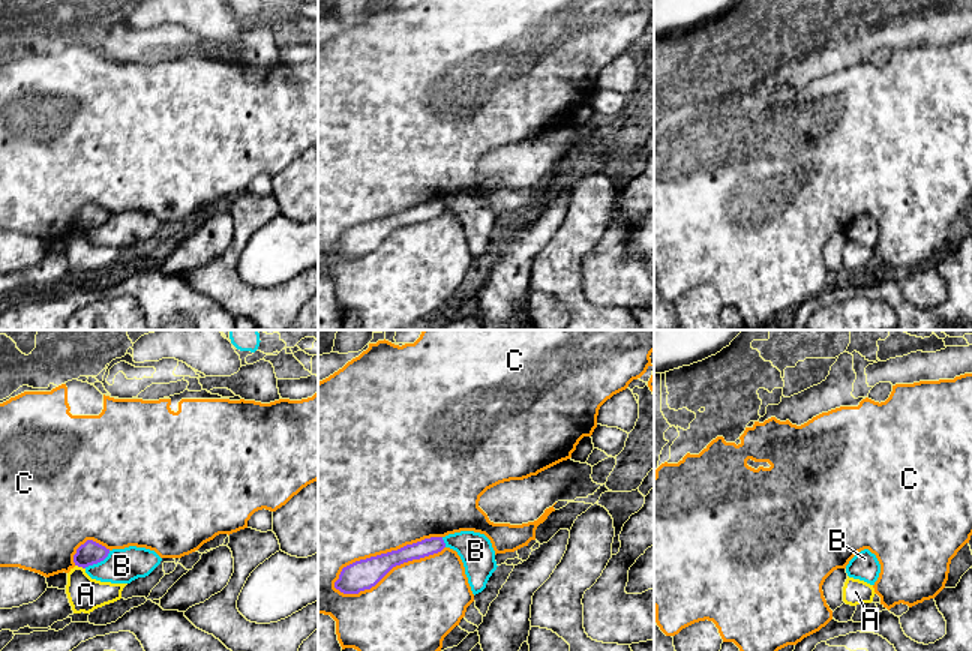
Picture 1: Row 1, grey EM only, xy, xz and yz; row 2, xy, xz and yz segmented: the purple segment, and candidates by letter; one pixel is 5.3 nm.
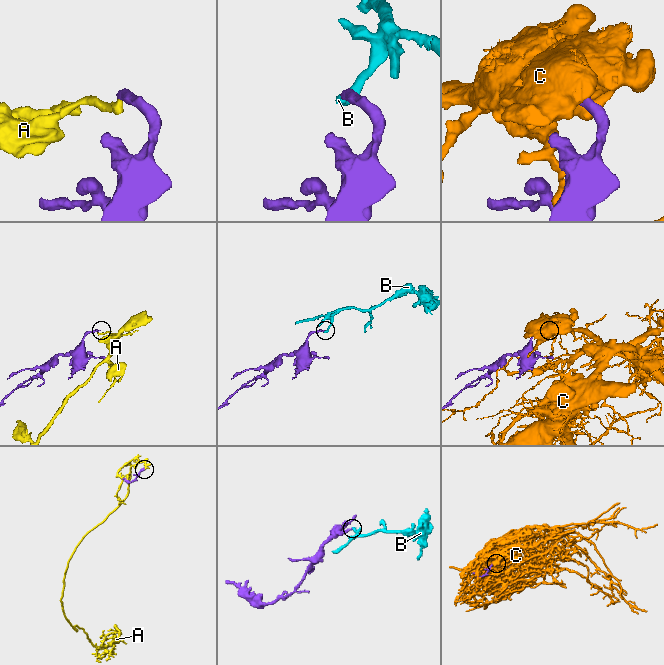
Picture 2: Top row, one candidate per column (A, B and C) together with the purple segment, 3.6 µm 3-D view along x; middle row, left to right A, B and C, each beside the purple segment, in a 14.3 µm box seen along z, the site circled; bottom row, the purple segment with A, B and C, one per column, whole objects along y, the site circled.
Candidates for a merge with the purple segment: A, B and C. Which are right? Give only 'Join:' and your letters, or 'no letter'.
Join: no letter

